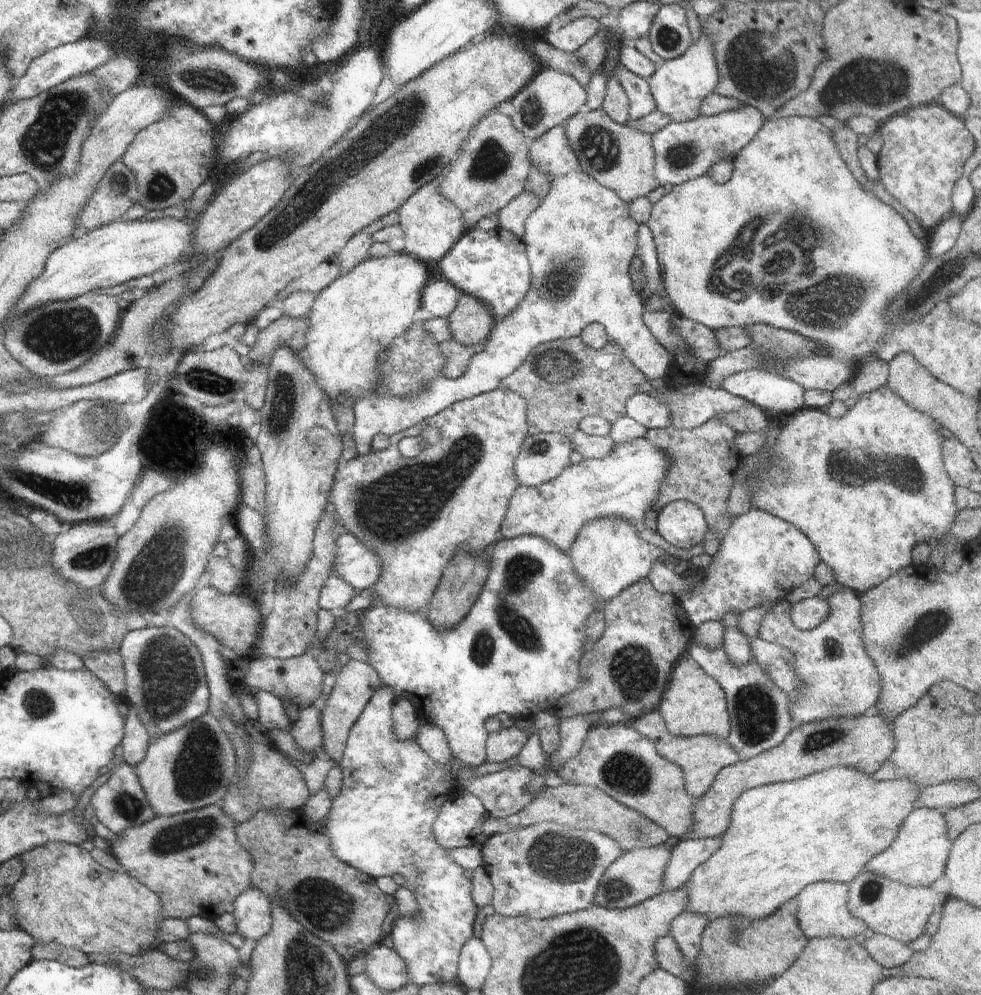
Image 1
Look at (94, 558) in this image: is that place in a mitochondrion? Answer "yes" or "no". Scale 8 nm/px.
yes

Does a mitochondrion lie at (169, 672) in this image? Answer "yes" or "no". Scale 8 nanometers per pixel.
yes

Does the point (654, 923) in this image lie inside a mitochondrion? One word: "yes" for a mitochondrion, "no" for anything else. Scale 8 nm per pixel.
no

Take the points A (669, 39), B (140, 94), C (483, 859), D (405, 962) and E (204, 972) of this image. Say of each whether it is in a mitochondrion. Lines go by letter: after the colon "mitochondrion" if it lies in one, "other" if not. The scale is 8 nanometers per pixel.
A: mitochondrion
B: other
C: other
D: other
E: mitochondrion

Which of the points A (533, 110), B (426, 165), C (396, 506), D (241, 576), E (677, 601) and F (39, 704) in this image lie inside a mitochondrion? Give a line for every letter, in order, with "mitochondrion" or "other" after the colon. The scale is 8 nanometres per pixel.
A: mitochondrion
B: mitochondrion
C: mitochondrion
D: other
E: other
F: mitochondrion

